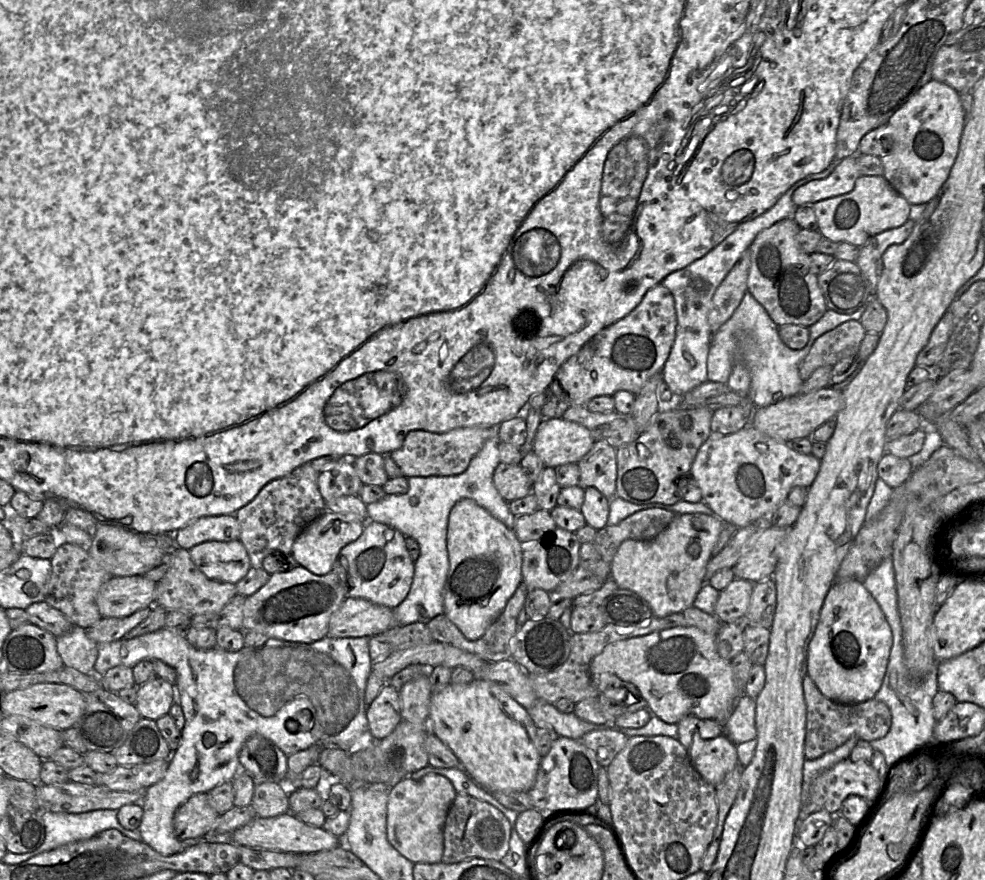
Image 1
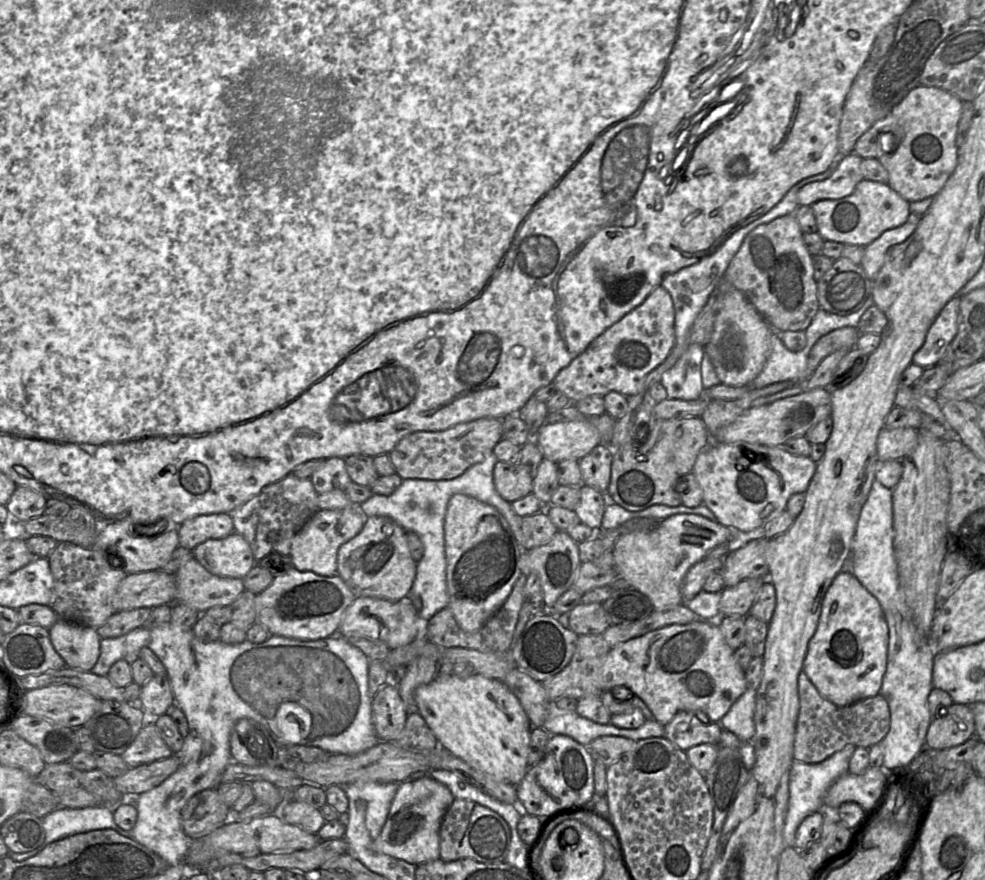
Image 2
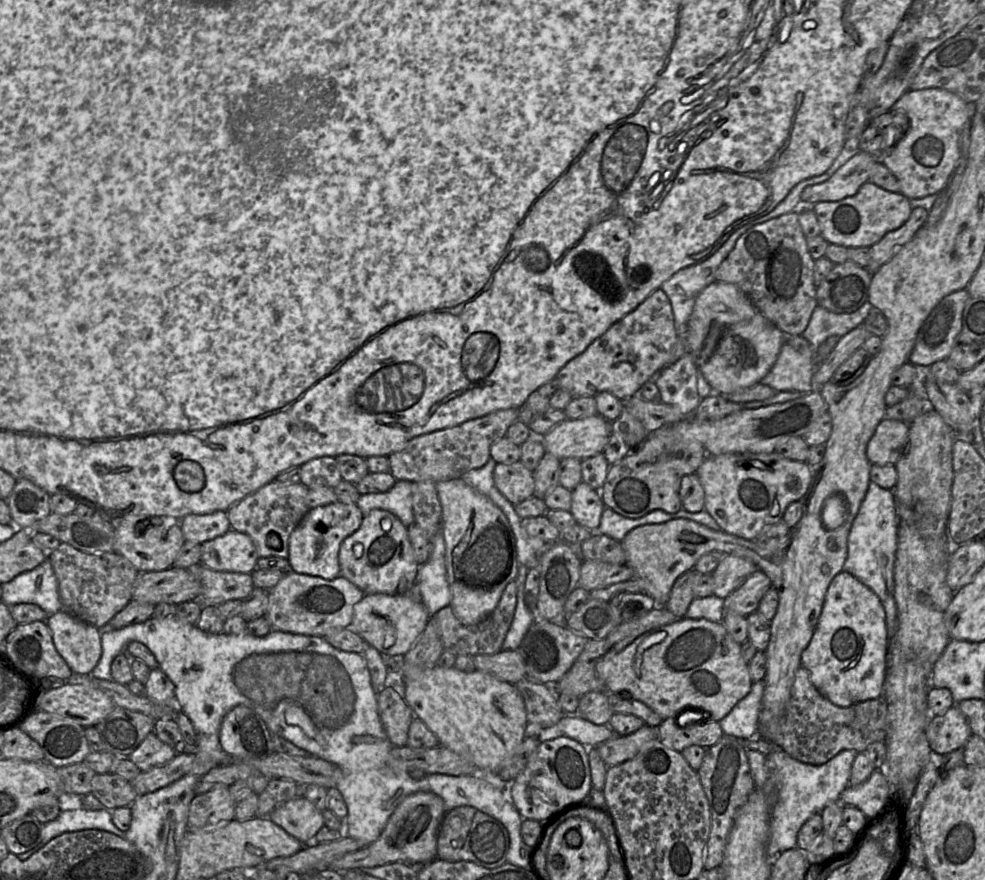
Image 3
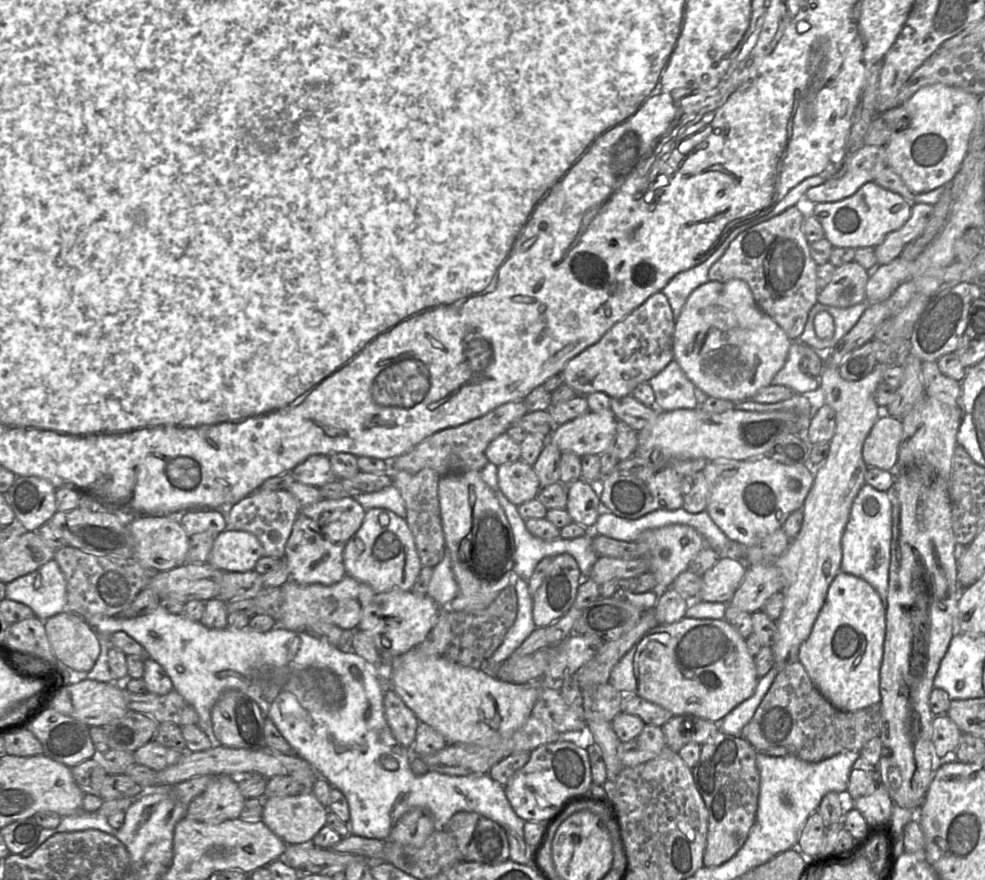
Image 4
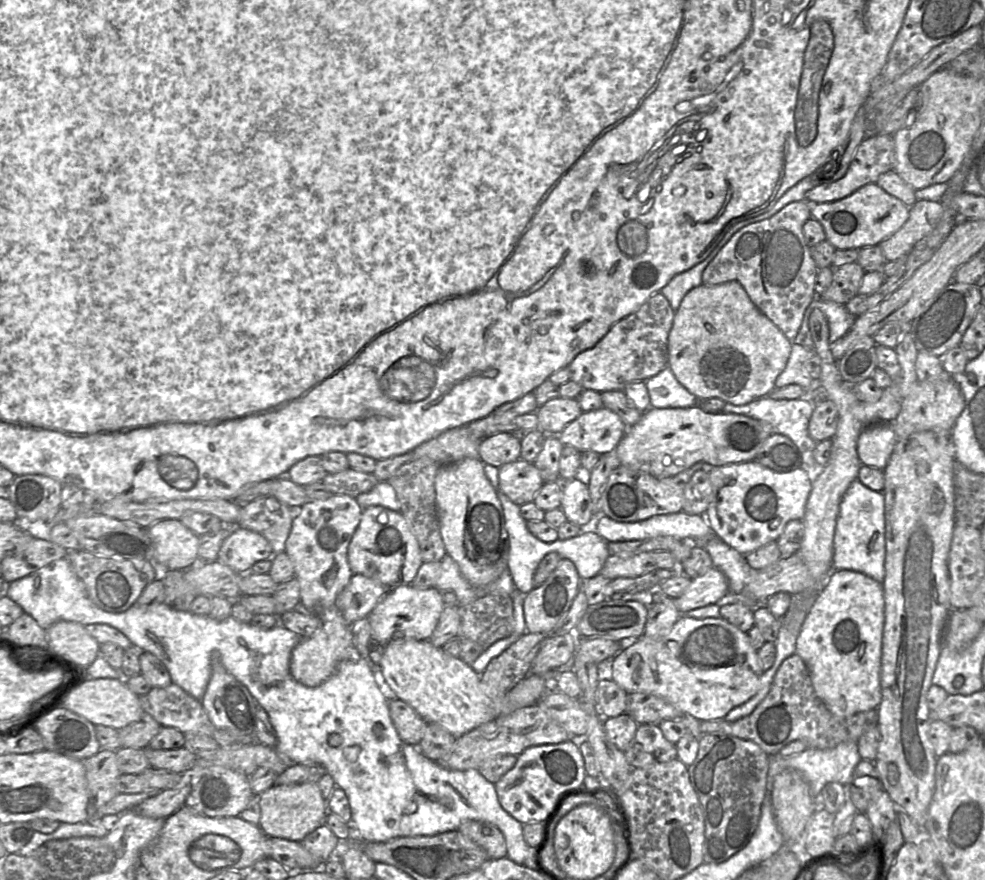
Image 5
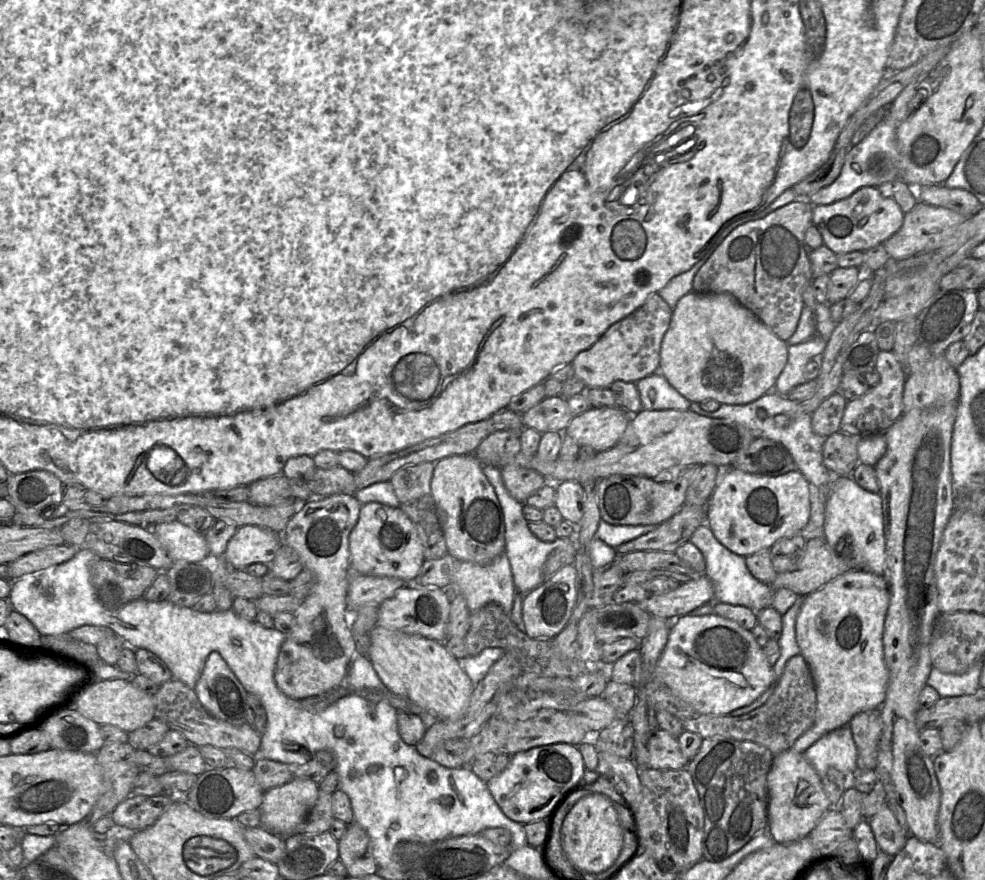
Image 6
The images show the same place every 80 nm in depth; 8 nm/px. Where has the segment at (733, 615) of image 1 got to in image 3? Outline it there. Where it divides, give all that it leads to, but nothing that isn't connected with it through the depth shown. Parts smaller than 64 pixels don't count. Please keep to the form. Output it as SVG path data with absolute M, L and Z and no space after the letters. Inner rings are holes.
M761 569L749 575L725 599L725 611L747 616L755 612L764 594L772 587L768 575Z

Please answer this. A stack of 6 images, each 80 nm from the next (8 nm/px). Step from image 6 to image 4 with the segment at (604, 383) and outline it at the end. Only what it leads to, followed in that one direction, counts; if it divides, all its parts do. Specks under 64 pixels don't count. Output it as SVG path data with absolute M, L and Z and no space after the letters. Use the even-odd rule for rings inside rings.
M661 291L657 292L616 323L597 343L570 359L558 374L562 375L564 384L570 386L576 395L589 395L594 392L604 392L611 398L632 395L640 383L648 382L674 360L674 329L675 319L669 301Z

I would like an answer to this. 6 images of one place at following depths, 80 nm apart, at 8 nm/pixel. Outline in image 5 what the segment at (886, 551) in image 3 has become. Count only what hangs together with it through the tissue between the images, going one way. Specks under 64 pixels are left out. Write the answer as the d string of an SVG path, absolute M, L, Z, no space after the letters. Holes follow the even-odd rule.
M858 479L854 480L846 490L839 508L834 533L834 570L854 570L864 573L876 581L883 583L885 578L885 499L882 492L871 490Z

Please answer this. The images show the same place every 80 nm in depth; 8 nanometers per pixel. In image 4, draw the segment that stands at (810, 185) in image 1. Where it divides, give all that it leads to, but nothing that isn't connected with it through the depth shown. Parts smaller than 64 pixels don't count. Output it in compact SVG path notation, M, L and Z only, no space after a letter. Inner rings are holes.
M864 144L851 158L845 175L809 188L805 201L808 205L814 205L847 198L865 183L874 181L886 167L888 164L885 147Z

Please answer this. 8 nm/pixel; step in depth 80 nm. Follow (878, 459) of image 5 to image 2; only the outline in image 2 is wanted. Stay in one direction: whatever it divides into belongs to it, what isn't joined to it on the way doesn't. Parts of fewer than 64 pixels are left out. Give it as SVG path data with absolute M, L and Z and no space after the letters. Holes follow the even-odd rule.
M883 427L877 438L877 457L880 460L902 460L918 443L918 430L910 427Z

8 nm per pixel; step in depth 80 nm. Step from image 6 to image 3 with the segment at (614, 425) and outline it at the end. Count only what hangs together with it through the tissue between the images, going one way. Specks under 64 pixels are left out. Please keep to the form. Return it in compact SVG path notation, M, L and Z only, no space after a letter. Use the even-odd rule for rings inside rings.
M599 414L578 419L566 419L539 437L547 452L558 459L574 457L583 460L603 453L611 435L611 422Z

